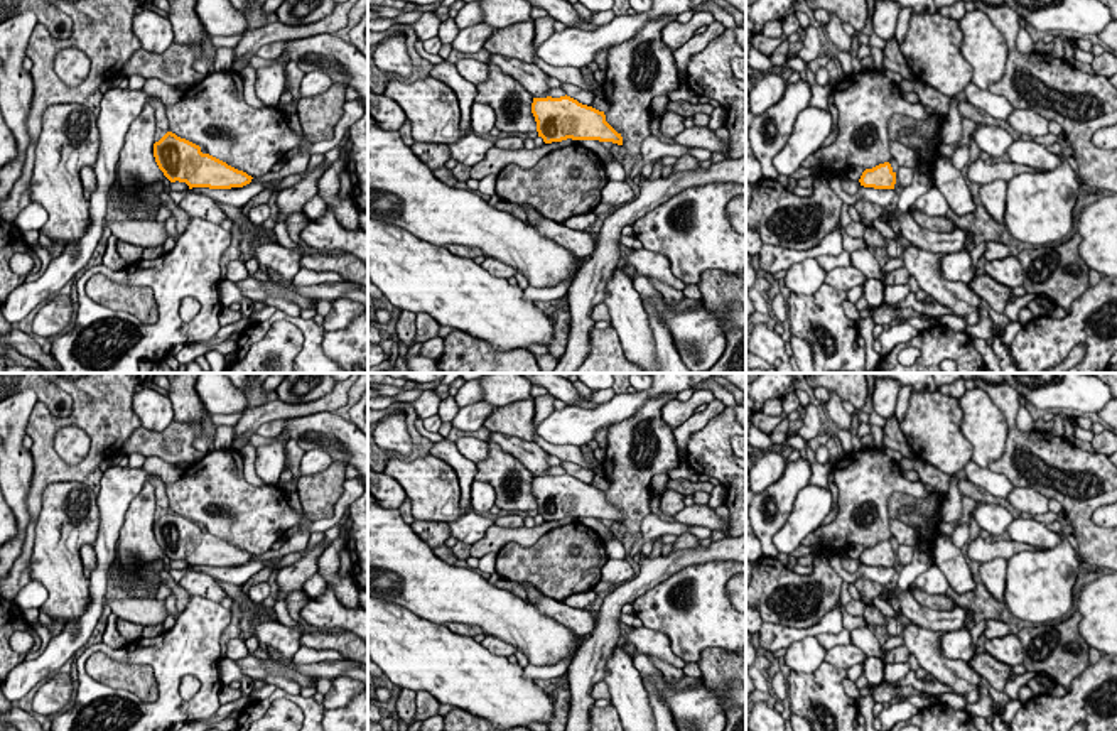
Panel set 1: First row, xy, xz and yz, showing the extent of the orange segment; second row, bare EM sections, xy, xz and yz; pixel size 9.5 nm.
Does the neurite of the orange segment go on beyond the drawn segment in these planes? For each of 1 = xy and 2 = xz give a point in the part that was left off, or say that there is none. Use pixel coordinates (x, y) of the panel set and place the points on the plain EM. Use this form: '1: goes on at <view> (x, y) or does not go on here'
1: does not go on here
2: does not go on here

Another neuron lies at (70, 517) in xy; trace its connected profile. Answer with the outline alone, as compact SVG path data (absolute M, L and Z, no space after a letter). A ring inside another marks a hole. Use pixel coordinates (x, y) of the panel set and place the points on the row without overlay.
M78 481L46 486L29 569L32 581L47 591L40 609L52 621L74 621L88 608L89 581L79 550L94 545L98 527L98 496L89 486Z

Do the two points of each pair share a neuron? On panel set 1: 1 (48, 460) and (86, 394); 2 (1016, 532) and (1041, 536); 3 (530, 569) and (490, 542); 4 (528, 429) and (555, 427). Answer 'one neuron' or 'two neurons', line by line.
1: one neuron
2: one neuron
3: two neurons
4: two neurons

